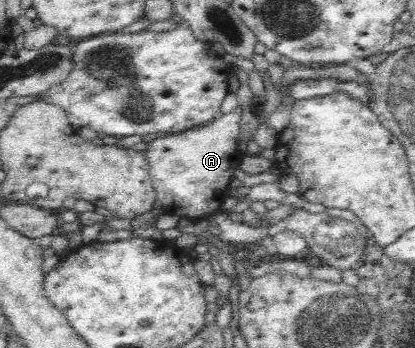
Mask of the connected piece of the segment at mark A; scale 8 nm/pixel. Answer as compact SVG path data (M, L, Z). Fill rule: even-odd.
M241 107L225 113L207 124L189 130L153 137L144 151L156 199L165 214L178 216L182 222L194 222L221 211L223 200L235 184L234 172L244 154L237 149L241 126Z

